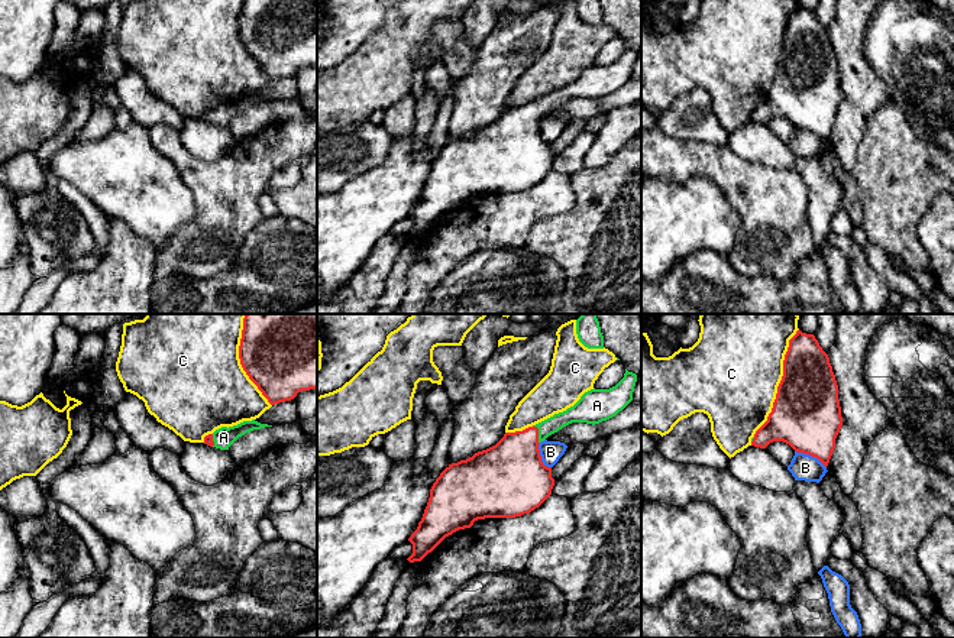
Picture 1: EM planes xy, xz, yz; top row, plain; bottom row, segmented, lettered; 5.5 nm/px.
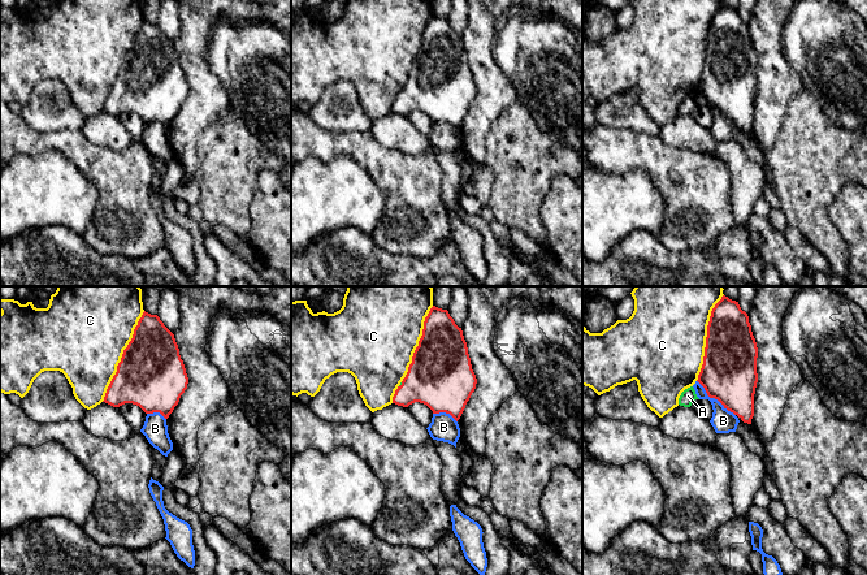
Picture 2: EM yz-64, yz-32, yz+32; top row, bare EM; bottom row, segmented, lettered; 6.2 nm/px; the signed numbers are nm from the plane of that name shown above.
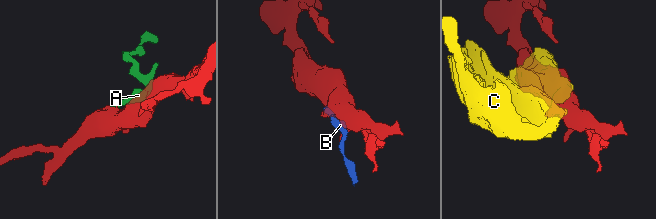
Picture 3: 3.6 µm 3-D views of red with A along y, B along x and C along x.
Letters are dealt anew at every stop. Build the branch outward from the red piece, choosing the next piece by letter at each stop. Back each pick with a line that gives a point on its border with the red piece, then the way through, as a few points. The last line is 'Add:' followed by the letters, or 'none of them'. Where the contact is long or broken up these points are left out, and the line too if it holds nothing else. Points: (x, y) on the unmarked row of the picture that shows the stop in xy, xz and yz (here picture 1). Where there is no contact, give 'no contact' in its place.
A: contact xz (537, 110); way xz (511, 146), (516, 132), (537, 110), (575, 90)
Add: A

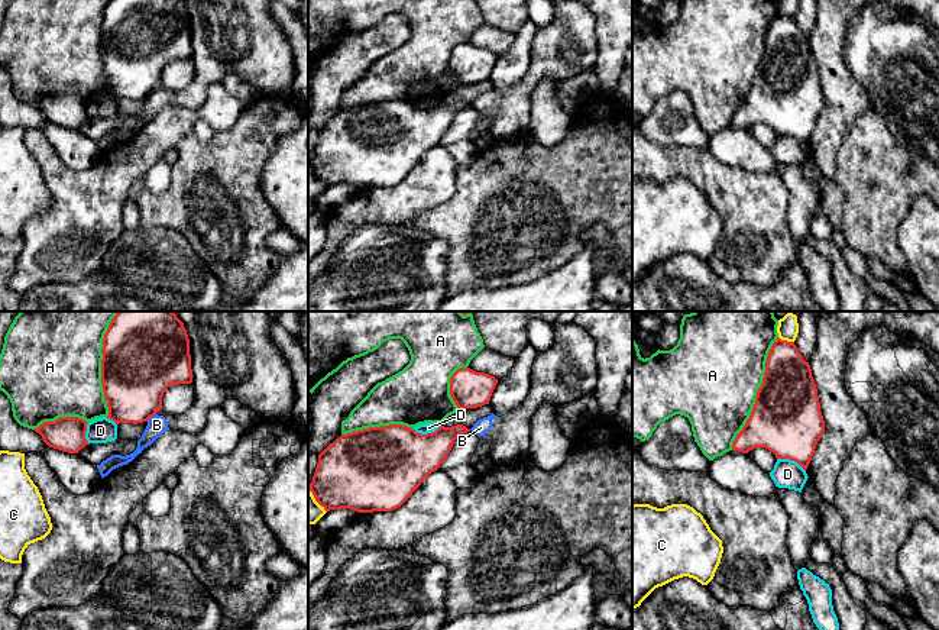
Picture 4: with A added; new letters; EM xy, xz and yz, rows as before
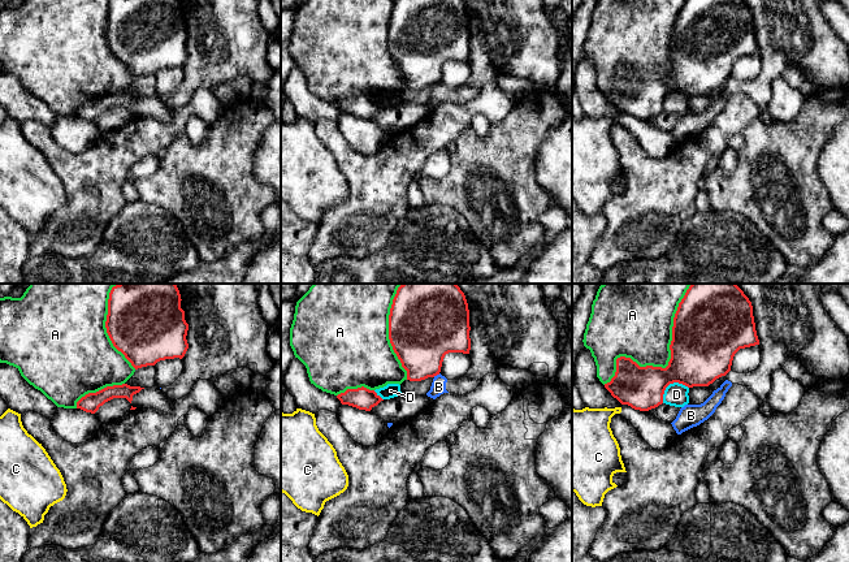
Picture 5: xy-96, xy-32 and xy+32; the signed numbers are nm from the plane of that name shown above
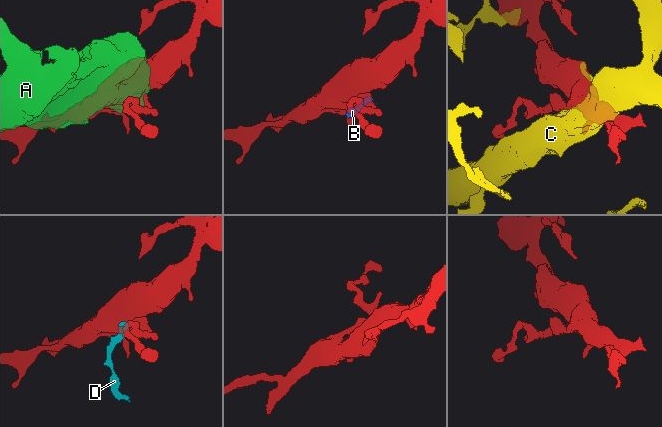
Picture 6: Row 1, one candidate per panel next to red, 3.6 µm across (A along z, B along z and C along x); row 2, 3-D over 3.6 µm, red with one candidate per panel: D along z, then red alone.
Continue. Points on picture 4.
Add: none of them

